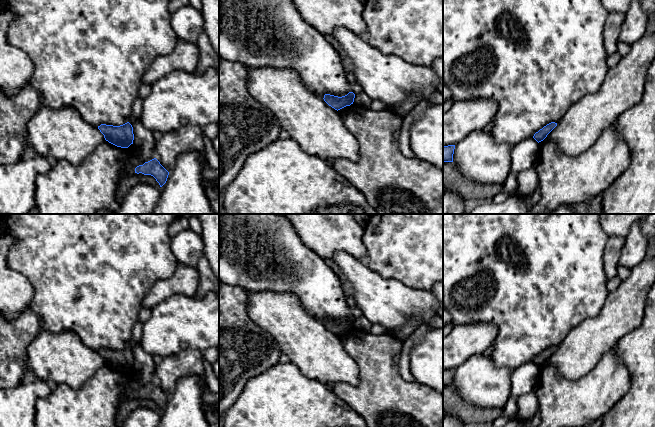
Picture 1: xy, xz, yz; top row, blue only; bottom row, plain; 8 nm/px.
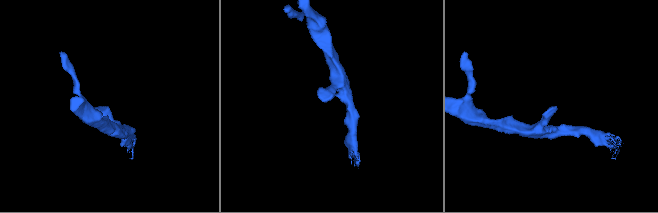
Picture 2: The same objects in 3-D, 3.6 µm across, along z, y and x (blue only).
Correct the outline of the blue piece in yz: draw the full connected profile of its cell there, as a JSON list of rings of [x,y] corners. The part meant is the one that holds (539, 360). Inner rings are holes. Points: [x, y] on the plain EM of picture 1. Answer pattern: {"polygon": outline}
{"polygon": [[[551,346],[536,356],[533,362],[539,367],[543,365],[547,359],[557,350],[557,347]]]}

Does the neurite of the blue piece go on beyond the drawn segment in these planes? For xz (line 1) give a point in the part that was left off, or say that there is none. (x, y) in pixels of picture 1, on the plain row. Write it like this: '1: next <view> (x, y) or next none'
1: next none

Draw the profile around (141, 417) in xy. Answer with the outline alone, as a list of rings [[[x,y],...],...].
[[[139,407],[129,413],[121,427],[158,427],[160,420],[161,411]]]

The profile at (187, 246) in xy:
[[[187,229],[171,238],[171,249],[179,263],[194,267],[203,255],[204,243],[201,235]]]

